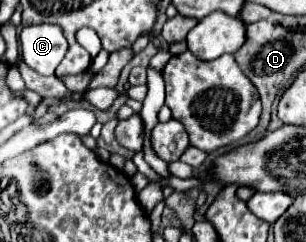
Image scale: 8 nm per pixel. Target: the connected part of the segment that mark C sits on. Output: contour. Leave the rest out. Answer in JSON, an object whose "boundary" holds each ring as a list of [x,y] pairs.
{"boundary":[[[32,25],[24,27],[20,33],[22,43],[22,59],[28,67],[32,67],[40,75],[54,75],[56,65],[62,61],[66,53],[66,39],[62,35],[62,29],[58,25]]]}

